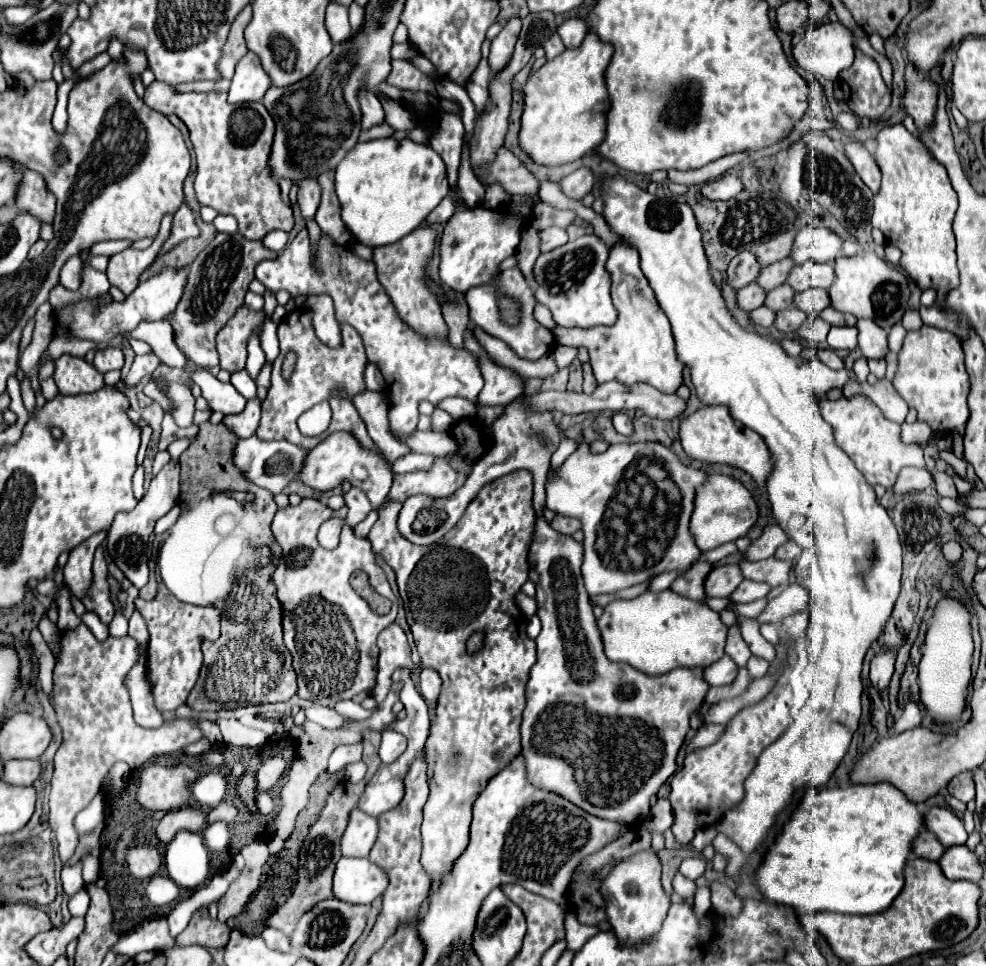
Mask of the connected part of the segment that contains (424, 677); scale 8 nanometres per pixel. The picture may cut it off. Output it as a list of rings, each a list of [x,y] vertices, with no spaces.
[[[422,669],[420,671],[420,691],[422,691],[424,699],[428,699],[432,703],[432,707],[436,705],[440,685],[442,685],[442,679],[438,677],[438,673],[434,669]]]

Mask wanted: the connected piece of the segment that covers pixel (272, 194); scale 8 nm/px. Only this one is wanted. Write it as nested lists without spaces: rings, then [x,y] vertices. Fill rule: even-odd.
[[[162,81],[146,87],[144,101],[164,115],[178,115],[188,125],[198,163],[194,189],[200,205],[234,215],[238,219],[238,233],[246,239],[262,239],[272,229],[292,231],[292,207],[282,201],[278,181],[272,177],[268,163],[274,143],[274,121],[260,101],[232,105],[224,91],[178,93]]]

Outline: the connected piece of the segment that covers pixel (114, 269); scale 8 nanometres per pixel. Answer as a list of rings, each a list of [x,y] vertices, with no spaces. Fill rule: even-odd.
[[[164,217],[162,223],[162,231],[160,235],[154,239],[152,247],[144,249],[144,251],[134,251],[134,249],[126,249],[122,253],[116,253],[110,257],[110,265],[108,265],[108,281],[118,287],[124,295],[130,295],[130,291],[134,287],[138,287],[140,283],[140,275],[146,267],[152,265],[152,261],[156,259],[166,235],[168,235],[168,227],[170,227],[172,217]]]

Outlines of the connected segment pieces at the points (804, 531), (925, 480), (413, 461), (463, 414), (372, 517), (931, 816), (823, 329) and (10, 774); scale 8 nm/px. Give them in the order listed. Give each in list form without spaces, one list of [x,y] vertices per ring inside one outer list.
[[[604,177],[604,185],[602,185],[602,197],[604,197],[604,203],[606,203],[606,209],[604,209],[604,219],[606,219],[606,221],[608,221],[608,225],[610,225],[610,229],[612,229],[612,231],[614,231],[614,233],[616,233],[616,235],[620,235],[620,237],[622,237],[622,239],[626,239],[626,241],[628,241],[628,243],[634,243],[634,247],[636,247],[636,249],[638,249],[638,251],[640,251],[640,265],[642,265],[642,273],[644,273],[644,277],[646,277],[646,279],[648,279],[648,283],[650,283],[650,287],[652,287],[652,289],[654,289],[654,295],[656,295],[656,301],[658,301],[658,305],[660,305],[660,309],[662,309],[662,311],[664,311],[664,313],[666,313],[666,317],[668,317],[668,319],[670,319],[670,323],[672,323],[672,333],[674,333],[674,341],[676,341],[676,355],[678,355],[678,359],[680,359],[680,361],[682,361],[682,363],[684,363],[684,365],[686,365],[686,367],[688,367],[688,369],[690,369],[690,377],[692,377],[692,383],[694,383],[694,387],[696,387],[696,393],[698,393],[698,397],[700,397],[700,401],[702,401],[702,403],[704,403],[704,405],[726,405],[726,407],[728,407],[728,409],[730,409],[730,415],[732,415],[732,419],[736,419],[736,421],[740,421],[740,423],[742,423],[742,425],[746,425],[746,427],[750,427],[750,429],[752,429],[752,431],[756,431],[756,433],[760,433],[760,435],[762,435],[762,437],[764,437],[764,441],[766,441],[766,445],[768,445],[768,449],[770,449],[770,453],[772,453],[772,471],[770,471],[770,475],[768,475],[768,479],[766,479],[766,489],[768,489],[768,499],[770,499],[770,503],[772,503],[772,513],[774,513],[774,517],[776,517],[776,521],[778,521],[778,525],[780,525],[780,527],[782,527],[782,529],[784,529],[784,531],[786,531],[786,535],[788,535],[788,539],[787,539],[787,541],[786,541],[786,543],[784,543],[784,545],[782,545],[782,546],[780,546],[780,547],[779,547],[779,548],[778,548],[778,549],[777,549],[777,550],[776,550],[776,552],[775,552],[775,554],[774,554],[774,557],[776,557],[776,558],[777,558],[777,559],[794,559],[794,557],[792,557],[792,549],[790,549],[790,547],[792,547],[792,545],[794,545],[794,543],[796,543],[796,545],[798,545],[798,547],[800,547],[800,557],[798,557],[798,559],[796,559],[796,561],[792,561],[792,567],[793,567],[793,570],[794,570],[794,571],[796,571],[796,581],[798,581],[798,583],[802,583],[802,585],[804,585],[804,587],[806,587],[806,589],[808,589],[808,591],[810,591],[810,593],[812,593],[812,603],[810,603],[810,627],[808,627],[808,629],[807,629],[807,634],[806,634],[806,635],[807,635],[807,638],[808,638],[808,641],[810,641],[810,645],[808,645],[808,649],[807,649],[807,651],[808,651],[808,655],[810,655],[810,657],[808,657],[808,665],[806,665],[806,669],[804,669],[804,670],[803,670],[803,671],[801,671],[801,672],[800,672],[800,671],[796,671],[796,670],[794,670],[794,666],[795,666],[795,664],[796,664],[796,662],[795,662],[795,653],[794,653],[794,652],[792,652],[792,651],[791,651],[791,652],[789,652],[789,654],[788,654],[788,658],[787,658],[787,660],[786,660],[786,661],[785,661],[785,662],[784,662],[784,664],[783,664],[783,665],[786,665],[786,663],[788,663],[788,659],[790,659],[790,655],[794,655],[794,665],[792,665],[792,669],[788,669],[788,675],[786,675],[786,679],[788,679],[788,687],[790,687],[790,719],[789,719],[789,723],[788,723],[788,729],[786,729],[786,731],[784,731],[784,735],[782,735],[782,737],[780,737],[780,739],[778,739],[778,741],[774,741],[774,743],[772,743],[772,745],[770,745],[770,747],[768,747],[768,749],[766,749],[766,751],[762,751],[762,755],[760,755],[760,757],[758,757],[758,763],[756,763],[756,767],[754,767],[754,771],[752,771],[752,773],[750,773],[750,775],[748,775],[748,779],[746,779],[746,781],[744,781],[744,799],[742,799],[742,801],[740,801],[740,803],[736,803],[736,805],[734,805],[734,807],[732,807],[732,809],[730,809],[730,811],[726,811],[726,815],[724,815],[724,819],[720,819],[720,823],[716,823],[716,829],[718,829],[718,831],[720,831],[720,833],[724,833],[724,835],[726,835],[726,837],[728,837],[728,839],[730,839],[730,841],[734,841],[734,843],[736,843],[736,845],[738,845],[738,847],[740,847],[740,849],[742,849],[742,851],[744,851],[744,853],[754,853],[754,851],[756,851],[756,849],[758,849],[758,847],[760,847],[760,845],[762,845],[762,843],[764,843],[764,841],[766,841],[766,837],[768,837],[768,833],[770,833],[770,831],[772,831],[772,827],[774,827],[774,825],[776,825],[776,821],[778,821],[778,817],[780,817],[780,813],[782,813],[782,811],[786,811],[786,809],[788,809],[788,805],[790,805],[790,801],[792,801],[792,797],[794,797],[794,791],[796,791],[796,789],[802,789],[802,787],[822,787],[822,785],[826,785],[826,783],[828,783],[828,779],[830,779],[830,775],[832,775],[832,773],[834,773],[834,771],[836,771],[836,767],[838,767],[838,765],[840,765],[840,761],[842,761],[842,757],[844,757],[844,755],[846,755],[846,751],[848,751],[848,745],[850,745],[850,741],[852,741],[852,735],[854,735],[854,731],[856,731],[856,729],[858,729],[858,721],[860,721],[860,695],[862,695],[862,681],[860,681],[860,671],[862,671],[862,659],[864,659],[864,655],[866,655],[866,649],[868,649],[868,647],[870,647],[870,643],[872,643],[872,641],[874,641],[874,639],[878,639],[878,635],[880,635],[880,631],[882,631],[882,629],[884,629],[884,623],[886,623],[886,619],[888,619],[888,617],[890,617],[890,613],[892,613],[892,607],[894,607],[894,601],[896,601],[896,597],[898,597],[898,591],[900,591],[900,573],[902,573],[902,547],[900,547],[900,541],[898,541],[898,533],[896,533],[896,527],[894,527],[894,523],[892,523],[892,519],[890,519],[890,515],[888,515],[888,511],[886,511],[886,509],[884,509],[884,507],[882,507],[882,505],[880,505],[880,503],[878,503],[878,499],[876,499],[876,493],[874,493],[874,489],[872,489],[872,487],[870,487],[870,485],[868,485],[868,481],[866,481],[866,479],[864,479],[864,475],[860,475],[860,471],[856,471],[856,465],[854,465],[854,463],[852,463],[852,461],[850,461],[850,459],[848,459],[848,455],[846,455],[846,453],[844,453],[844,451],[842,451],[842,449],[840,449],[840,447],[838,447],[838,445],[836,445],[836,443],[834,443],[834,435],[832,435],[832,425],[830,425],[830,427],[828,427],[828,423],[826,423],[826,421],[824,421],[824,417],[822,417],[822,415],[820,415],[820,407],[818,407],[818,399],[822,399],[822,397],[826,397],[826,393],[830,393],[830,391],[832,391],[832,389],[842,389],[842,385],[844,385],[844,383],[846,383],[846,379],[848,379],[848,377],[850,377],[850,375],[852,375],[852,371],[848,371],[848,369],[838,369],[838,371],[836,371],[836,369],[830,369],[830,367],[826,367],[826,365],[824,365],[824,363],[822,363],[822,361],[820,361],[820,359],[814,359],[814,361],[808,361],[808,359],[802,359],[802,357],[788,357],[788,353],[786,353],[786,351],[784,351],[784,349],[782,349],[782,347],[780,347],[780,343],[776,343],[776,341],[770,341],[770,339],[766,339],[766,337],[762,337],[762,335],[760,335],[760,333],[756,333],[756,331],[746,331],[746,329],[742,329],[742,327],[740,327],[740,325],[738,325],[738,321],[736,321],[736,319],[734,319],[734,315],[732,315],[732,313],[730,313],[730,311],[728,311],[728,307],[726,307],[726,301],[724,301],[724,297],[722,297],[722,293],[720,293],[720,285],[718,285],[718,283],[716,283],[716,281],[714,281],[714,277],[712,277],[712,271],[710,271],[710,265],[708,265],[708,259],[706,259],[706,253],[704,253],[704,247],[702,247],[702,233],[700,233],[700,229],[698,229],[698,225],[696,225],[696,219],[694,219],[694,213],[692,213],[692,209],[690,209],[690,207],[688,207],[688,205],[686,205],[686,203],[676,203],[676,201],[672,201],[672,199],[670,199],[670,197],[656,197],[656,195],[650,195],[650,193],[648,193],[648,191],[642,191],[642,189],[640,189],[640,187],[636,187],[636,185],[634,185],[634,183],[628,183],[628,181],[626,181],[626,179],[612,179],[612,177]]]
[[[904,467],[904,469],[900,471],[900,475],[898,475],[898,481],[896,481],[894,489],[896,489],[898,493],[908,493],[908,491],[912,491],[912,489],[920,491],[920,489],[926,489],[926,487],[930,487],[930,485],[934,485],[934,477],[932,477],[932,473],[930,473],[926,467],[924,467],[924,469]]]
[[[406,453],[404,457],[394,461],[394,473],[412,473],[412,471],[422,471],[432,465],[434,457],[430,455],[418,455],[418,453]]]
[[[450,397],[450,399],[444,399],[438,403],[440,409],[448,411],[454,421],[460,421],[460,419],[466,419],[466,417],[472,417],[476,413],[476,405],[466,401],[466,399],[456,399],[456,397]]]
[[[370,511],[368,517],[366,517],[362,523],[358,523],[358,525],[354,527],[354,533],[356,533],[358,537],[366,537],[366,535],[370,533],[372,525],[376,523],[376,519],[378,519],[378,513],[376,513],[376,511]]]
[[[932,807],[924,815],[924,825],[926,825],[926,829],[930,829],[938,835],[938,839],[940,839],[940,843],[944,843],[944,847],[964,845],[968,839],[962,819],[952,809]]]
[[[810,317],[810,319],[804,323],[804,327],[800,327],[798,335],[800,335],[804,341],[808,341],[808,343],[818,345],[818,343],[824,343],[824,341],[826,341],[828,331],[830,331],[830,323],[826,323],[826,321],[820,319],[820,317],[816,317],[816,319]]]
[[[20,759],[20,761],[6,761],[2,779],[12,785],[32,785],[42,773],[40,759]]]

